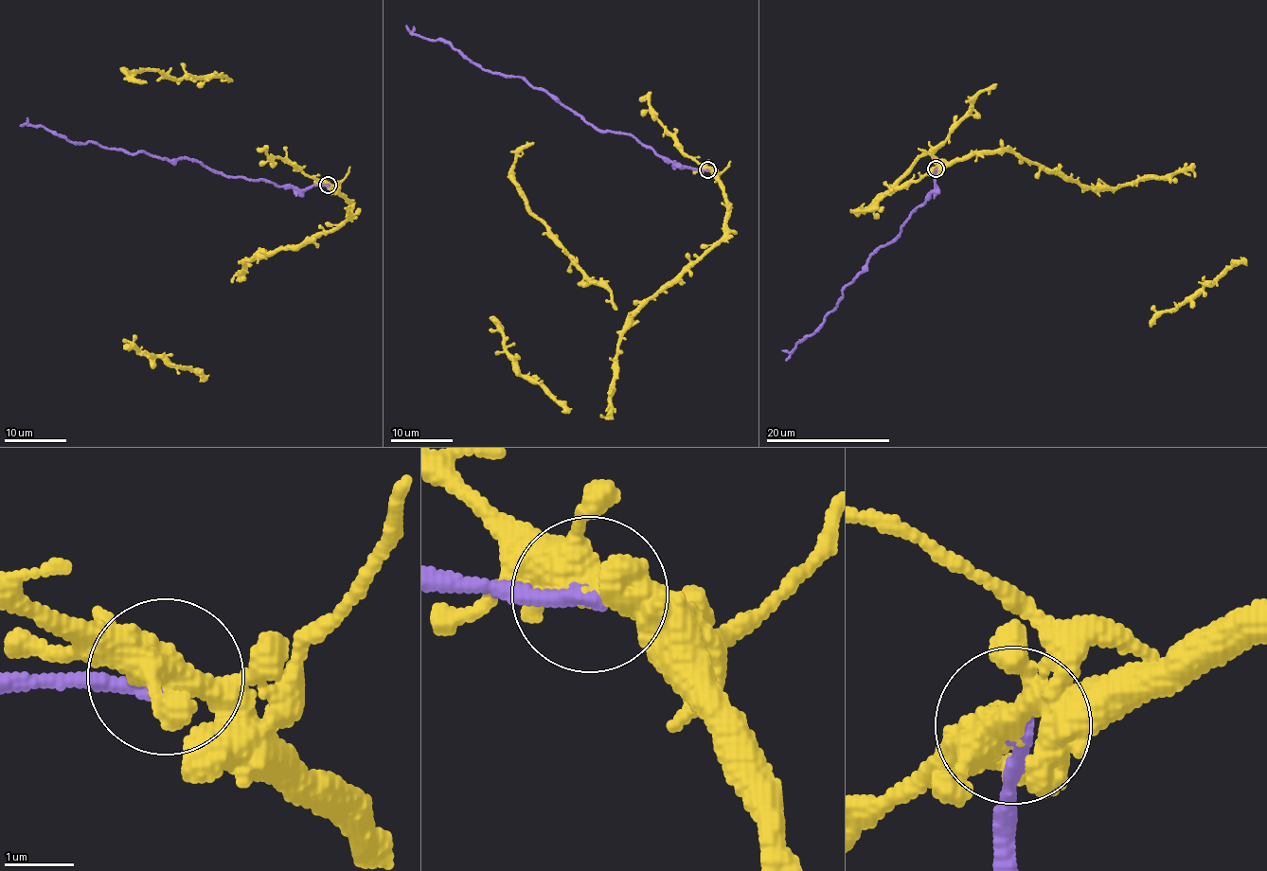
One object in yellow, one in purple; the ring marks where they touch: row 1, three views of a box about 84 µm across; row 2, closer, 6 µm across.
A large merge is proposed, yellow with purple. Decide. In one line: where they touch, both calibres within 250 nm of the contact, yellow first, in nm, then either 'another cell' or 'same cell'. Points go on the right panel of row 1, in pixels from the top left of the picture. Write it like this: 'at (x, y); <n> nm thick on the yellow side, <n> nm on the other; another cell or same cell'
at (936, 168); 400 nm thick on the yellow side, 260 nm on the other; another cell

